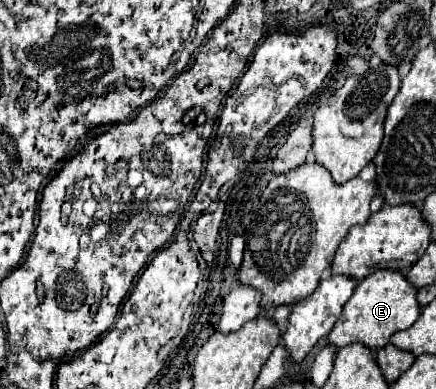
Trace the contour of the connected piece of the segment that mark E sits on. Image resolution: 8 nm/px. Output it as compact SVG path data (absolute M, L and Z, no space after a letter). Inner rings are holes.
M378 269L370 277L362 279L352 297L346 301L340 319L336 321L334 329L328 335L328 343L338 351L350 343L362 343L364 347L376 351L390 343L390 337L396 331L408 329L416 323L420 315L418 301L416 301L416 289L406 281L406 277L400 271L392 269Z

